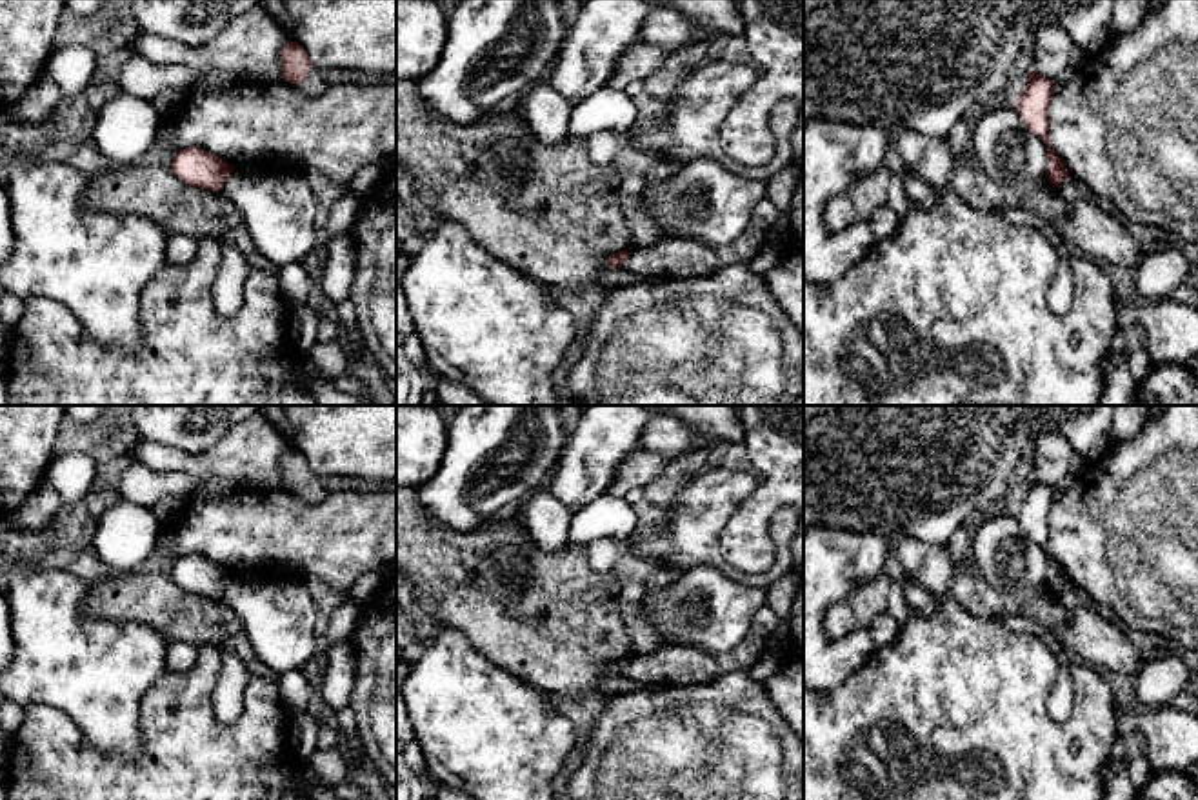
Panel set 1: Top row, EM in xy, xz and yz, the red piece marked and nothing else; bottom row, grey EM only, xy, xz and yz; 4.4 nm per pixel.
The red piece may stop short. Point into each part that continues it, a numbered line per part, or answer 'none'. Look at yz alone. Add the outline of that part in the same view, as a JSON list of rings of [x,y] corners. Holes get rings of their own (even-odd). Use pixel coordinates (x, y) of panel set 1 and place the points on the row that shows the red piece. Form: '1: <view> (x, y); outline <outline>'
none

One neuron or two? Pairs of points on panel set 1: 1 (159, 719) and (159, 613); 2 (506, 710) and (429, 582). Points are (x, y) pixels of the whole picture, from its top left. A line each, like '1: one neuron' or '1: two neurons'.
1: two neurons
2: two neurons

